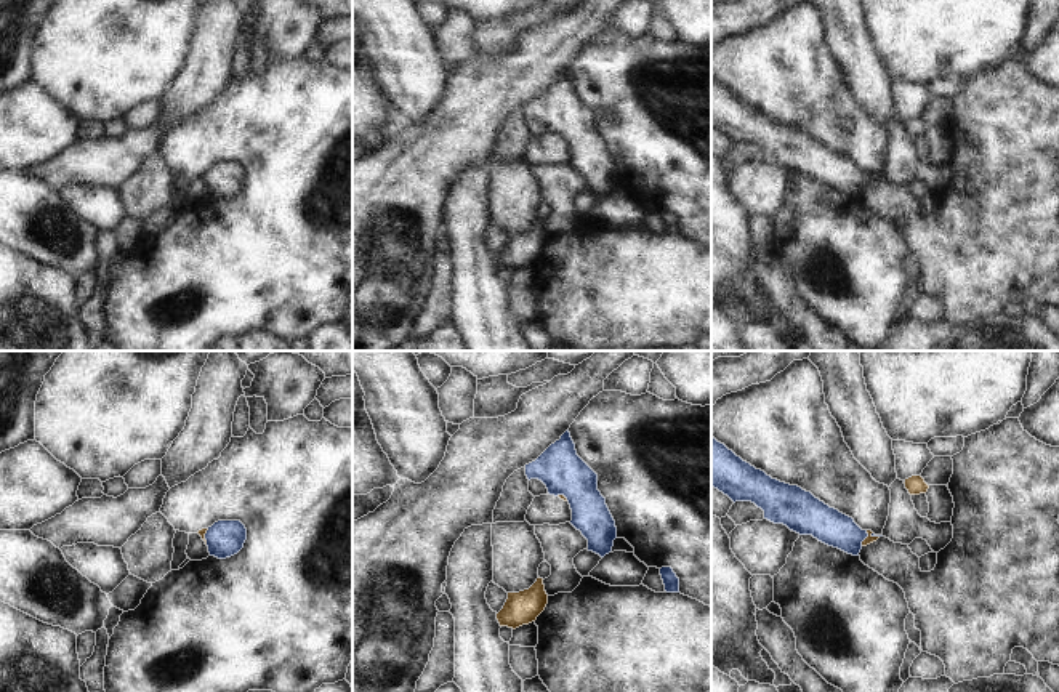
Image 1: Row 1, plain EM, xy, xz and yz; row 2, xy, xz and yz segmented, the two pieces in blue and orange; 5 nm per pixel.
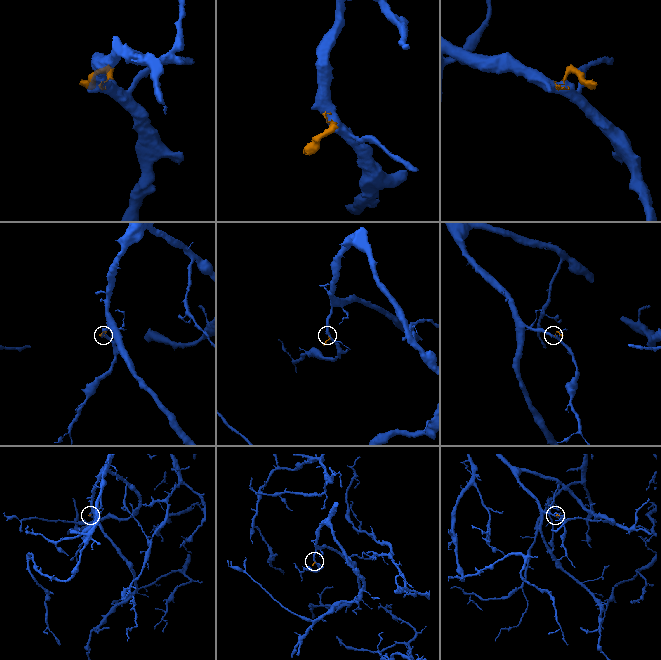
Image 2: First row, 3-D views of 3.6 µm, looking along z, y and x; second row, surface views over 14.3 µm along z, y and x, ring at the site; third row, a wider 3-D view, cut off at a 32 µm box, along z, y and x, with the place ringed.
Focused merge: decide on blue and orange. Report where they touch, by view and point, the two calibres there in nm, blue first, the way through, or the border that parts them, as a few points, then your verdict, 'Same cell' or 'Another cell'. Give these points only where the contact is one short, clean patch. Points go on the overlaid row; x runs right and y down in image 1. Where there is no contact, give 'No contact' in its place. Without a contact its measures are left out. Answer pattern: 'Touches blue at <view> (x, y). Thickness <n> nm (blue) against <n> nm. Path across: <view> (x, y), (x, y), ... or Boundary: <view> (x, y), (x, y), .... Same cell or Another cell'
Touches blue at yz (867, 535). Thickness 180 nm (blue) against 40 nm. Path across: yz (827, 524), (846, 535), (867, 535), (869, 539). Same cell.

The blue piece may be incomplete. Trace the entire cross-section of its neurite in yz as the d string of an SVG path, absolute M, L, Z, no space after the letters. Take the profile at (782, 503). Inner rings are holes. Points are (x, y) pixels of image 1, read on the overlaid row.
M711 437L711 487L734 503L755 503L764 511L764 519L774 524L783 524L799 535L812 535L852 556L859 556L864 546L883 537L862 530L852 517L830 508L811 492L772 479L715 437Z

